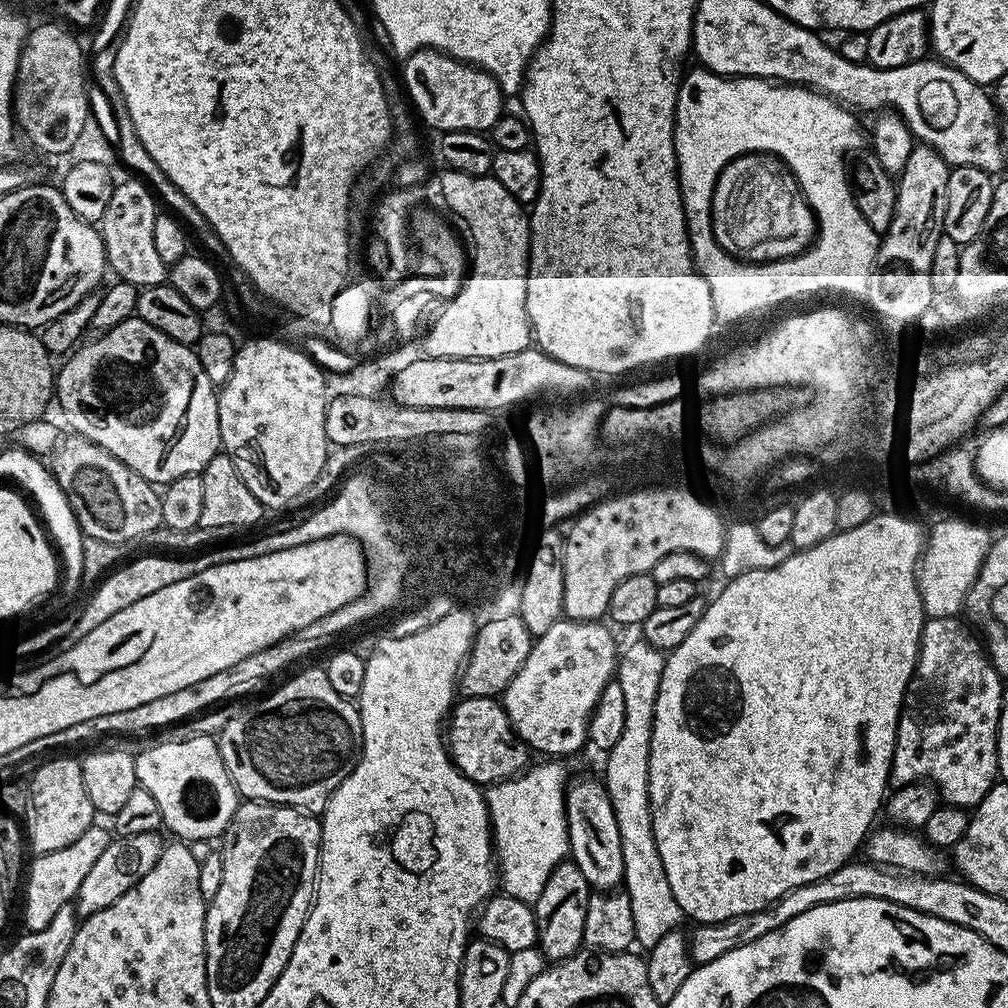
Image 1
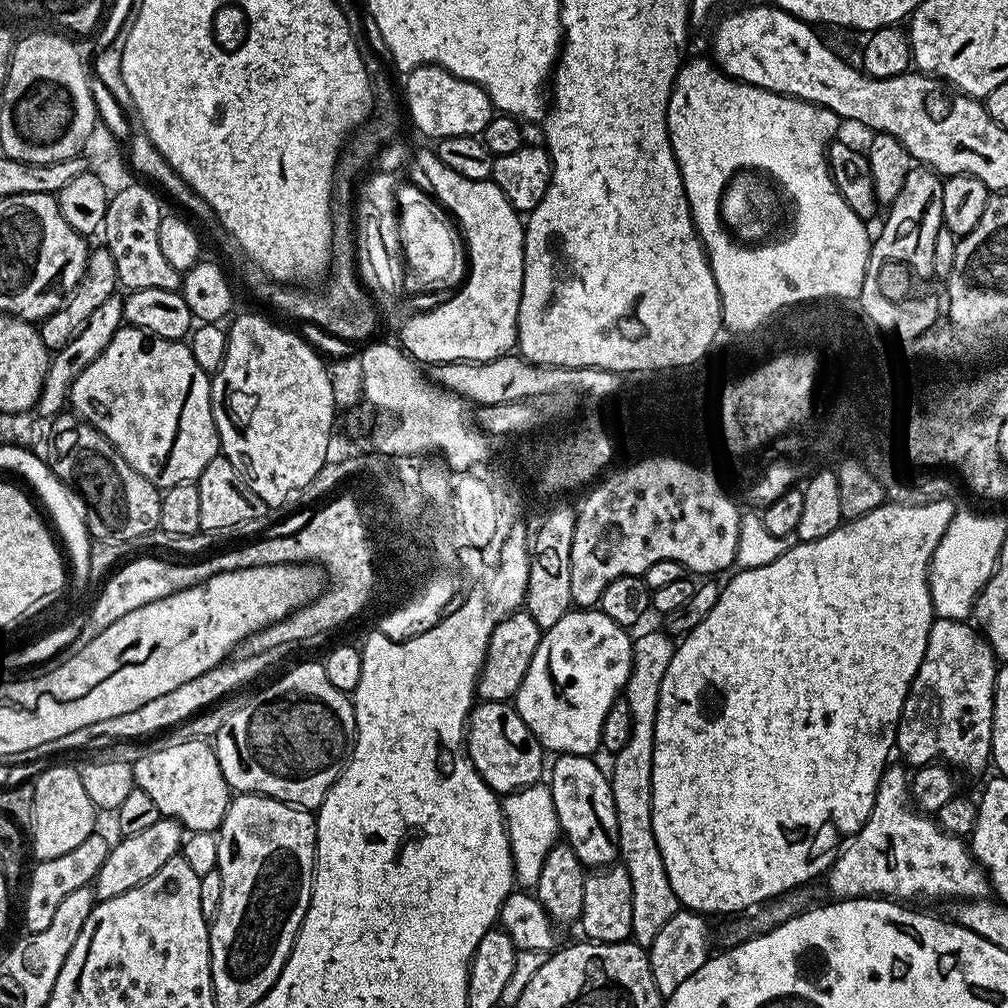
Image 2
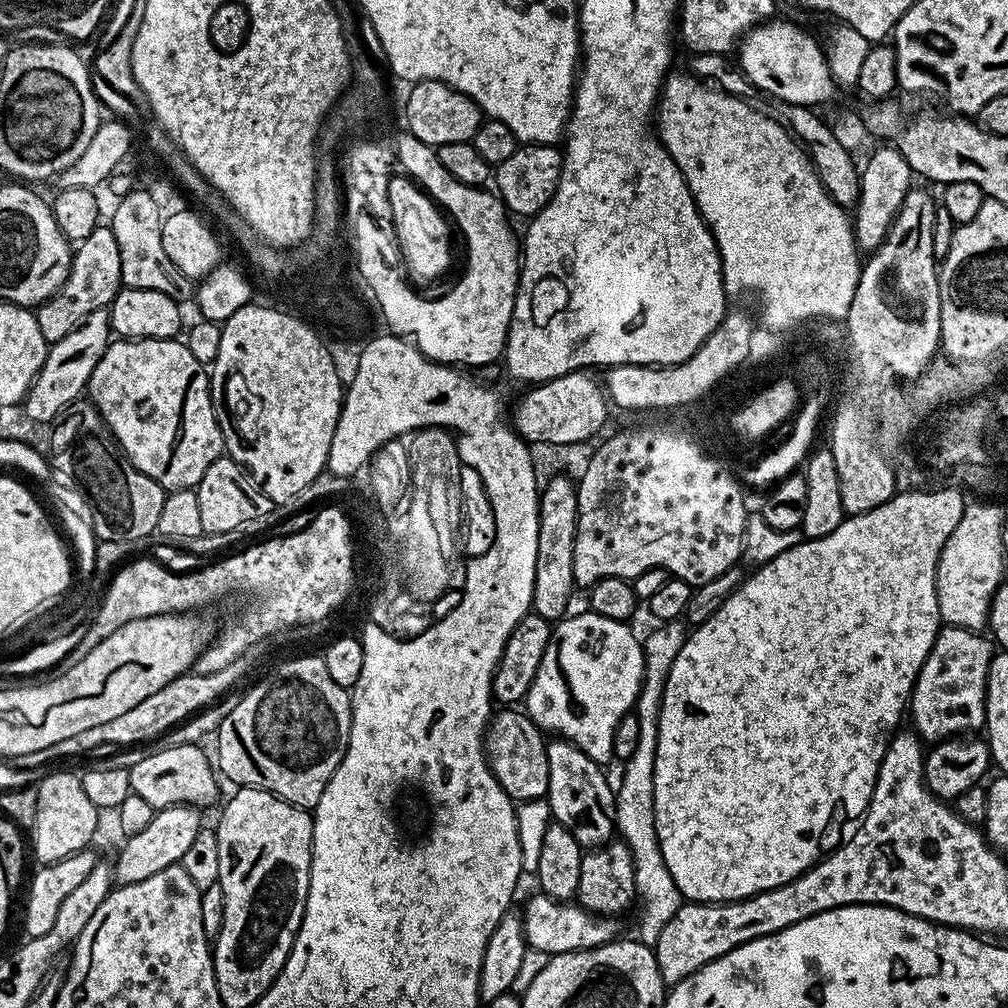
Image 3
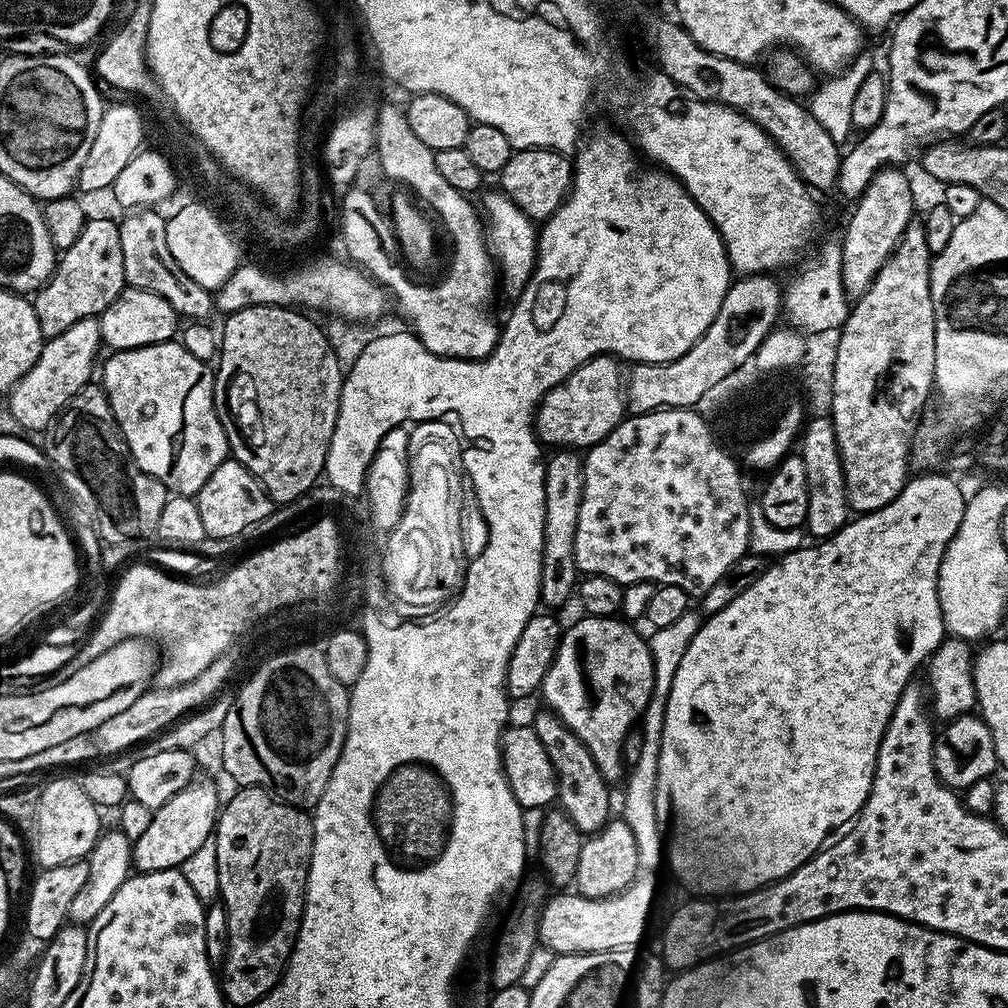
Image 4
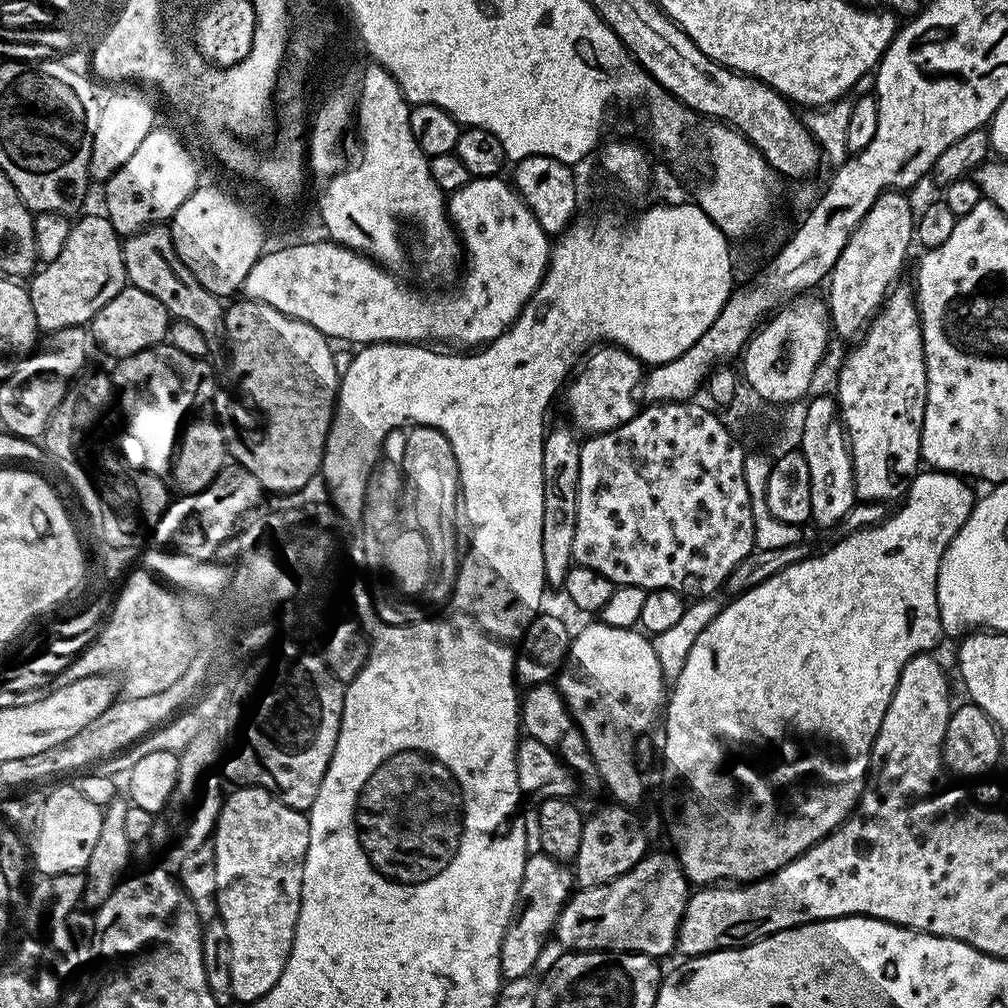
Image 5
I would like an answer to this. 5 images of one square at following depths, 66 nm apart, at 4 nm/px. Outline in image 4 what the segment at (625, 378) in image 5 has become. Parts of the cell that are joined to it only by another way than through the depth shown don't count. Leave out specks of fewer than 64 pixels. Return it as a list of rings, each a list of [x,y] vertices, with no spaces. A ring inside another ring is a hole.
[[[596,356],[578,366],[578,370],[571,372],[558,386],[551,388],[537,404],[534,417],[536,439],[541,445],[556,444],[552,446],[559,446],[564,450],[587,450],[614,431],[626,416],[626,380],[620,367],[622,364],[617,357]]]

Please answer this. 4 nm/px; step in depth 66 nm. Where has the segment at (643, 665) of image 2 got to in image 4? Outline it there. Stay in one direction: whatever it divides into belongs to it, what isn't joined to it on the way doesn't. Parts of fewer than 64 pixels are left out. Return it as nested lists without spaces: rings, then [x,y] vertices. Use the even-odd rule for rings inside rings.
[[[690,610],[677,618],[671,626],[662,626],[655,629],[647,637],[646,643],[652,659],[652,693],[648,704],[644,707],[644,715],[639,721],[638,727],[642,734],[642,755],[638,762],[634,762],[626,772],[624,784],[624,812],[622,818],[626,826],[630,826],[638,845],[638,862],[641,869],[656,870],[666,856],[666,840],[662,835],[662,826],[658,822],[658,810],[656,809],[656,783],[658,782],[658,754],[662,742],[662,726],[666,714],[666,702],[670,694],[670,686],[674,682],[674,674],[678,674],[678,662],[682,662],[682,654],[686,654],[686,646],[698,634],[702,616],[699,611]]]

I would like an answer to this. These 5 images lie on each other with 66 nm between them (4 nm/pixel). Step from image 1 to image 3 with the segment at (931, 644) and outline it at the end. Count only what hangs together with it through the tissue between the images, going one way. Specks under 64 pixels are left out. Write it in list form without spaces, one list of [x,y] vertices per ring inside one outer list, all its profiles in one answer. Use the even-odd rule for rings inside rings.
[[[941,627],[930,654],[916,675],[910,701],[911,727],[924,742],[939,742],[963,737],[971,728],[984,723],[984,699],[988,667],[994,644],[987,635],[970,628]]]

